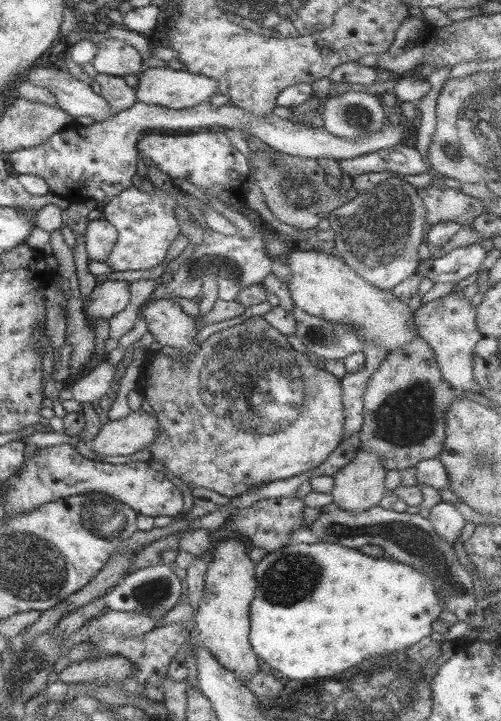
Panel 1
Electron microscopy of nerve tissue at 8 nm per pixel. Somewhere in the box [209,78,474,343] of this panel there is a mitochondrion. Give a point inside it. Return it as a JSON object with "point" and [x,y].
{"point":[374,232]}

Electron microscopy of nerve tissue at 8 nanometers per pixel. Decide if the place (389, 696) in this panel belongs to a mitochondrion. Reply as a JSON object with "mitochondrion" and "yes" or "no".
{"mitochondrion":"yes"}

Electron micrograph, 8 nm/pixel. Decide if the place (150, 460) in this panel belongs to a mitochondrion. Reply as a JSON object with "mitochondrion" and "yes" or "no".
{"mitochondrion":"no"}

